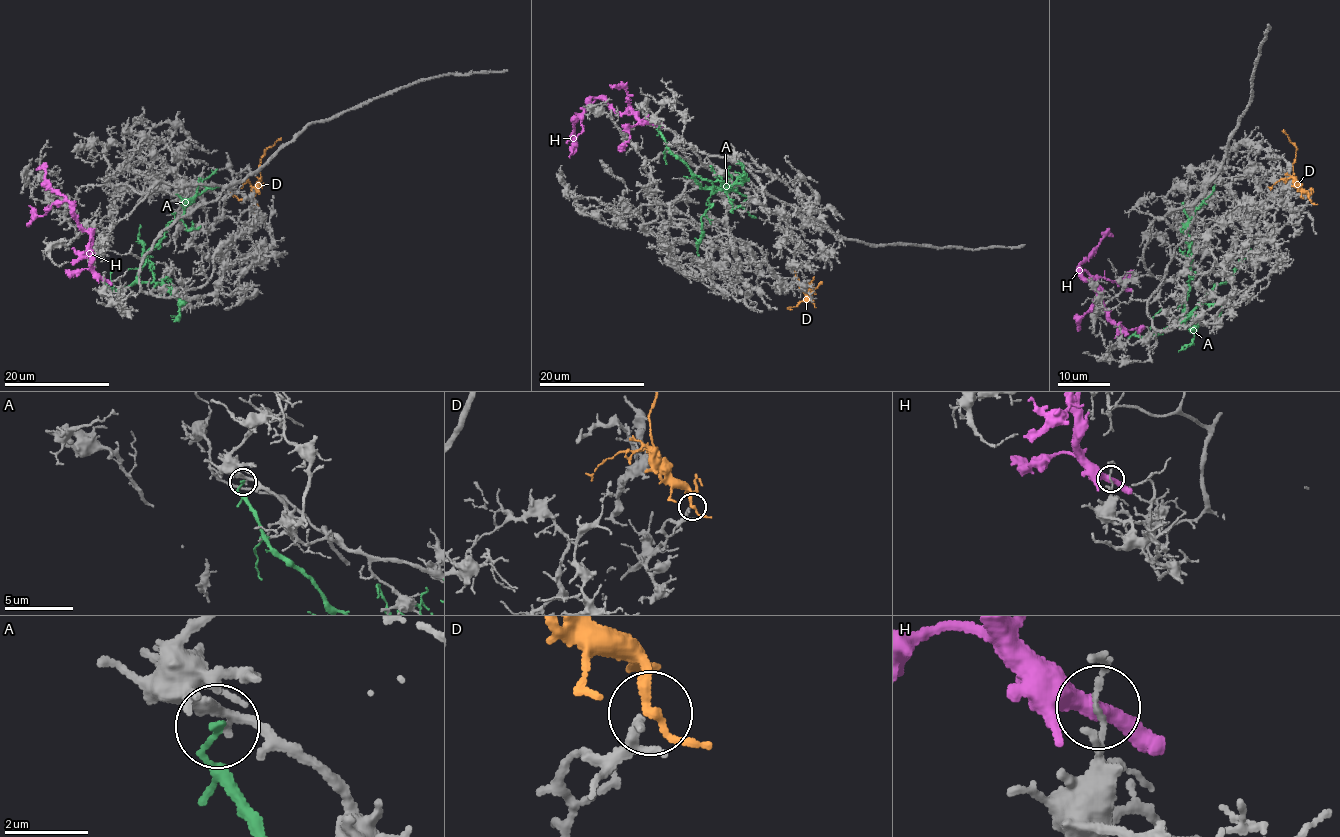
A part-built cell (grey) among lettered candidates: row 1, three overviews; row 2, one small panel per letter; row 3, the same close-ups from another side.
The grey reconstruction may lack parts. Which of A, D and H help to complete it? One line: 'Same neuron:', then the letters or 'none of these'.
Same neuron: D

